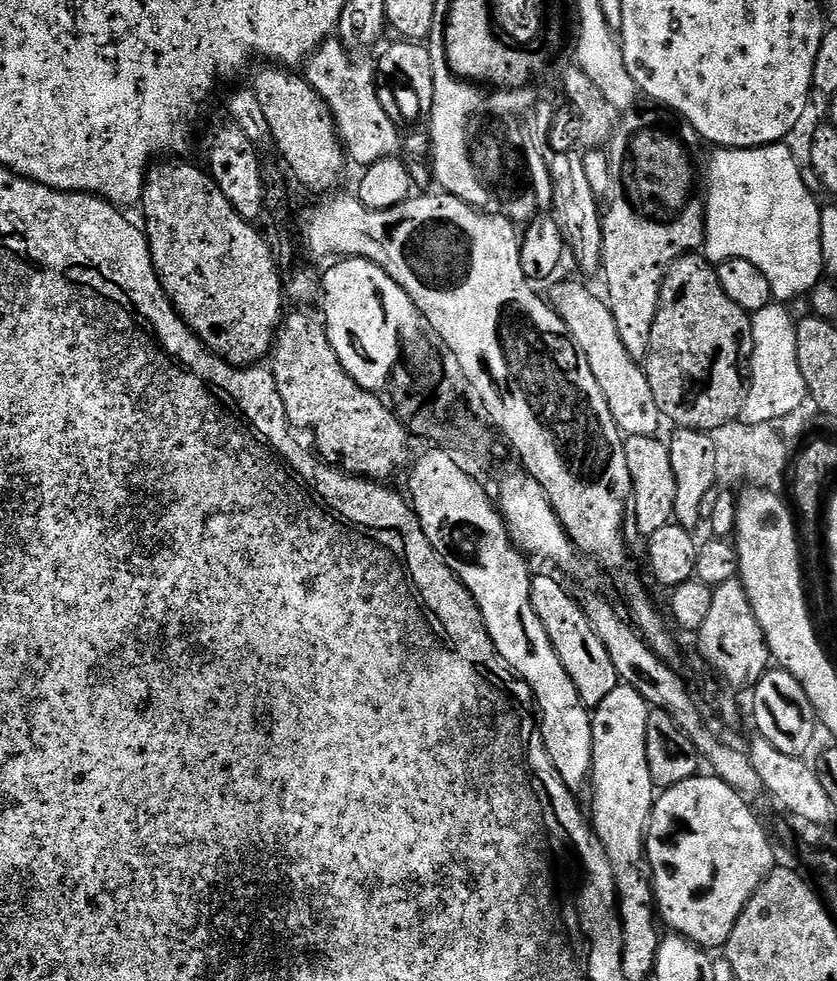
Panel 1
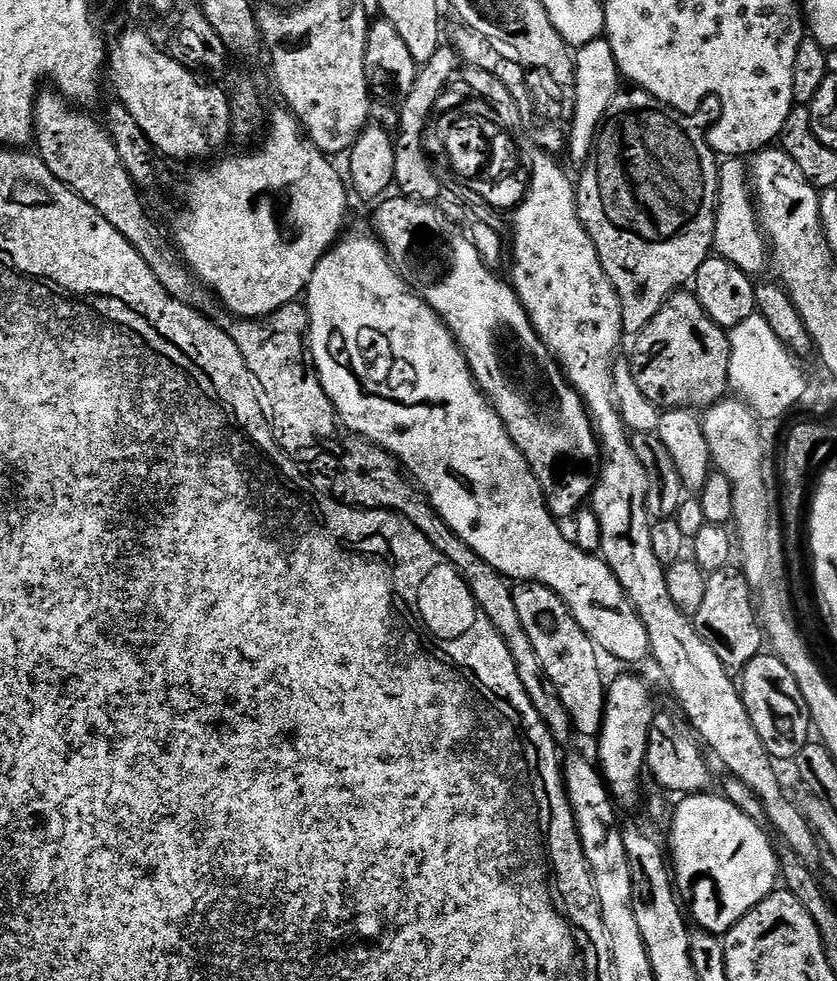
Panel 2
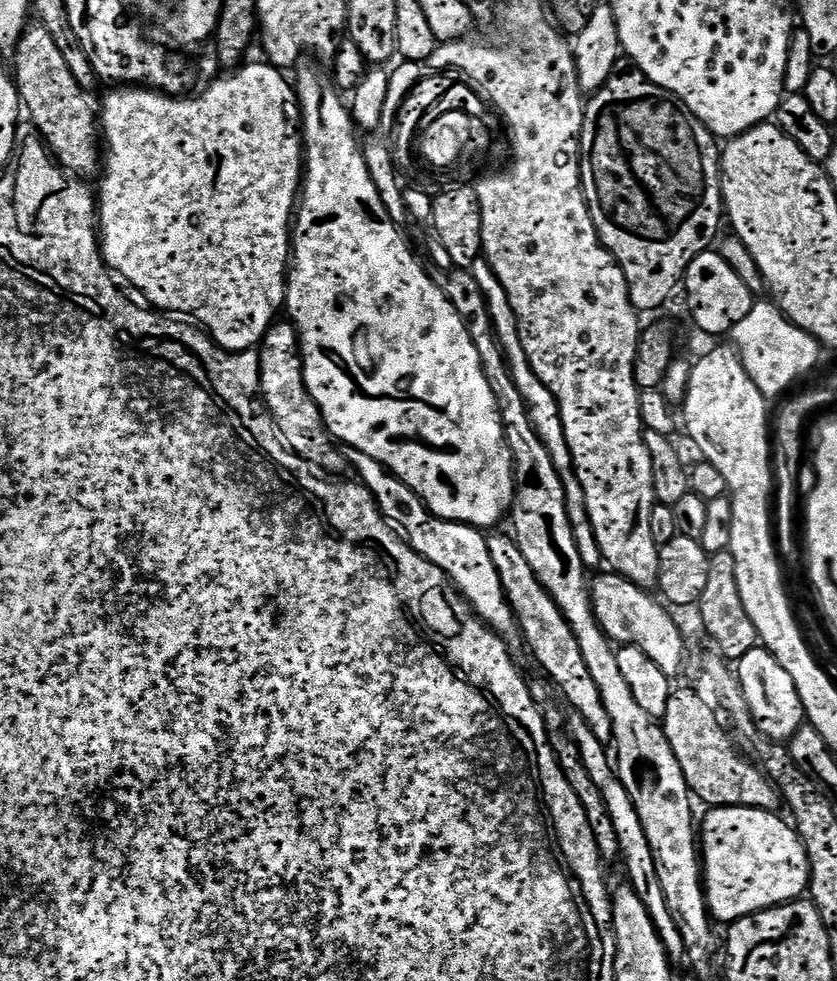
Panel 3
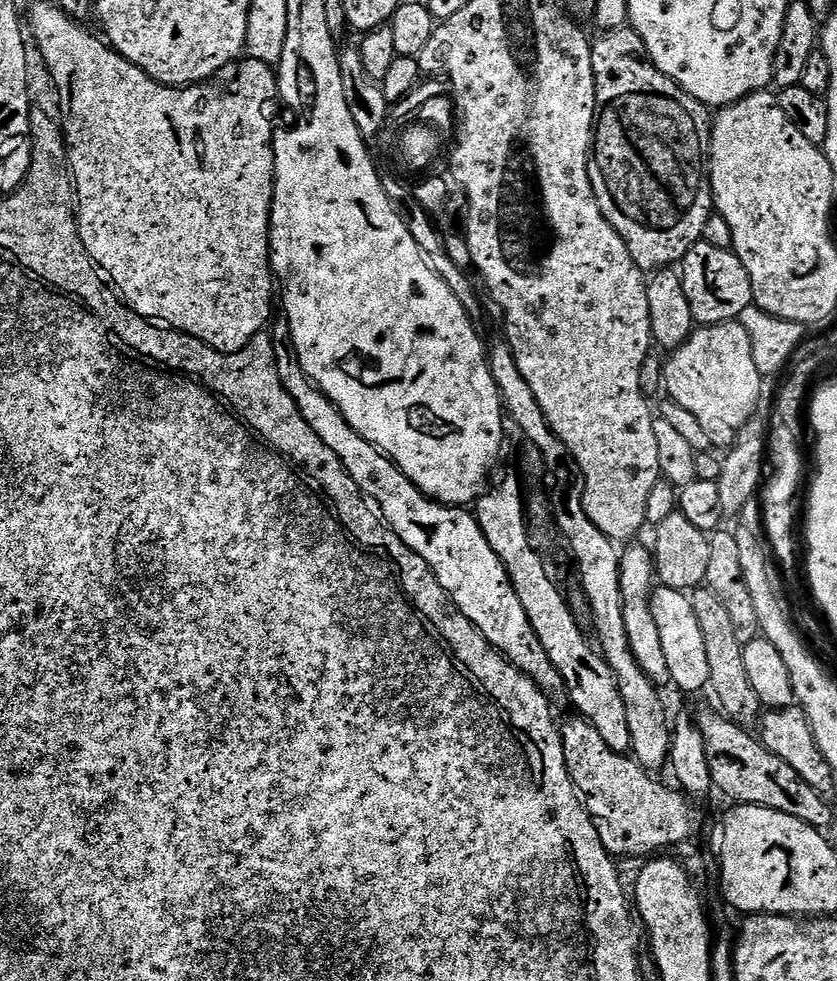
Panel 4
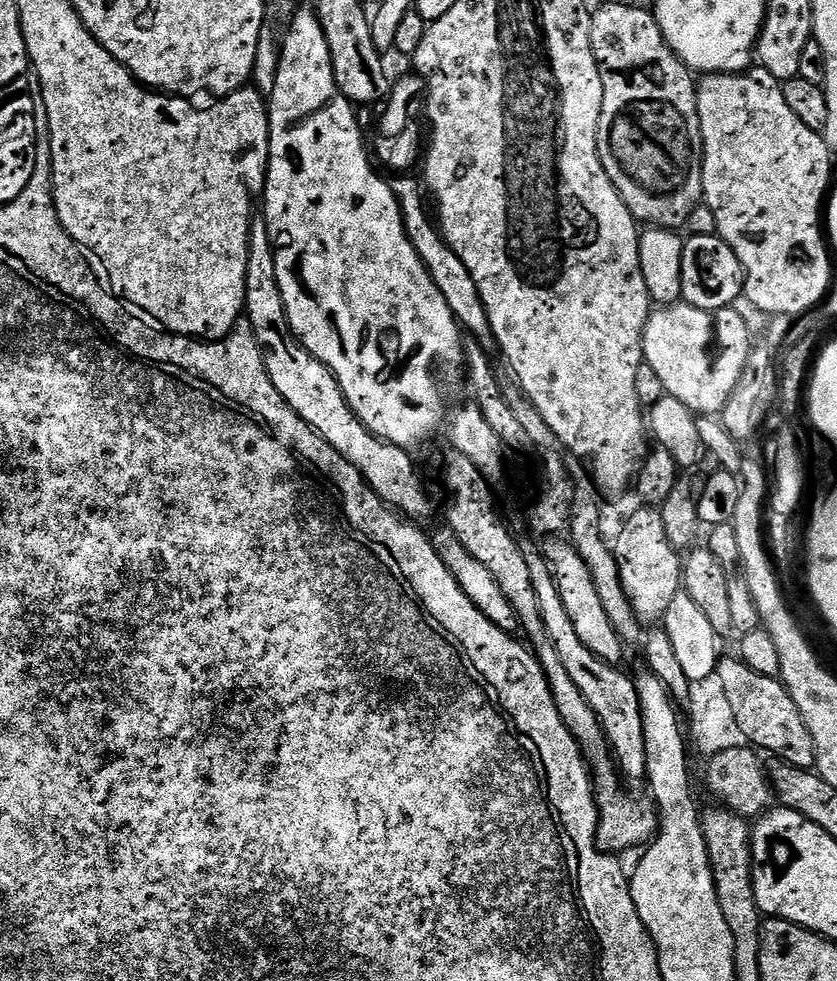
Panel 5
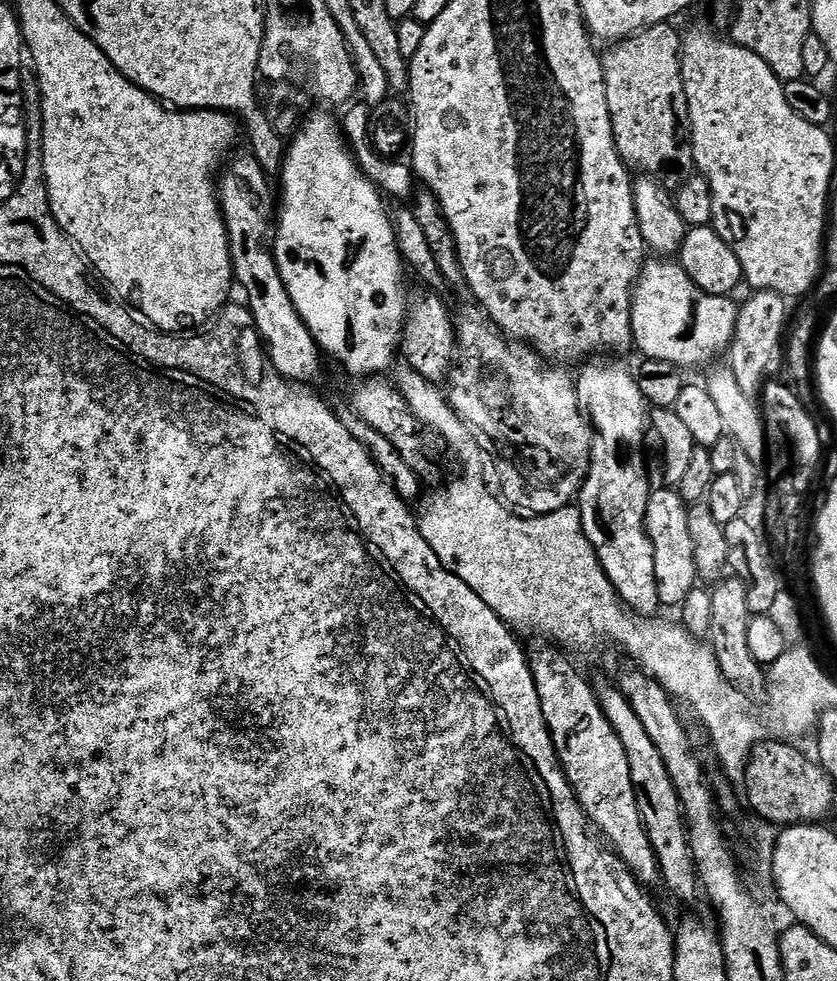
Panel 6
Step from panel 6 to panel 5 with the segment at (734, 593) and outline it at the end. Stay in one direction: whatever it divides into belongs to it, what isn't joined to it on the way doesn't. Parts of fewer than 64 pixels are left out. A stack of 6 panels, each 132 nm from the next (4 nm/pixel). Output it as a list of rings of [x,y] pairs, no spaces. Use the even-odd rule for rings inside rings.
[[[721,655],[720,663],[716,666],[716,675],[722,678],[727,701],[734,712],[735,721],[738,722],[741,737],[749,745],[765,753],[773,752],[785,764],[793,764],[796,768],[805,770],[815,769],[814,738],[810,738],[810,730],[806,730],[806,722],[798,706],[794,706],[794,698],[790,698],[777,677],[758,674],[750,670],[743,660],[732,656]]]

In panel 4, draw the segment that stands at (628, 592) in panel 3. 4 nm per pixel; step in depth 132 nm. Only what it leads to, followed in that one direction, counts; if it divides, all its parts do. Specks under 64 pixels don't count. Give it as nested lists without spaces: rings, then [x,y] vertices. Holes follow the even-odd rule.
[[[657,587],[652,593],[652,613],[658,622],[658,634],[662,638],[662,651],[666,654],[666,666],[670,666],[672,684],[684,692],[700,692],[709,687],[709,659],[702,640],[701,627],[694,614],[689,597],[673,588]]]

